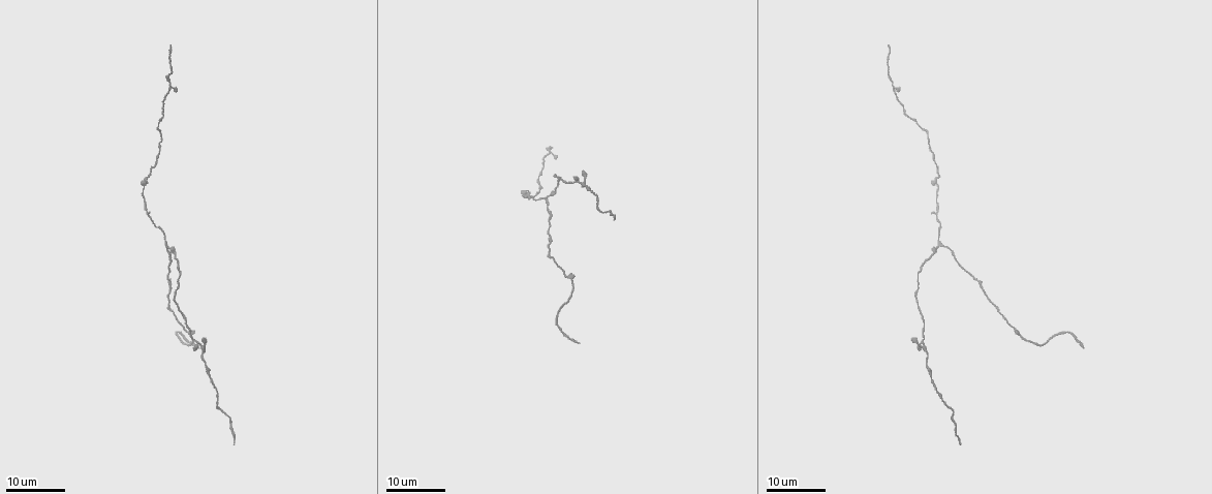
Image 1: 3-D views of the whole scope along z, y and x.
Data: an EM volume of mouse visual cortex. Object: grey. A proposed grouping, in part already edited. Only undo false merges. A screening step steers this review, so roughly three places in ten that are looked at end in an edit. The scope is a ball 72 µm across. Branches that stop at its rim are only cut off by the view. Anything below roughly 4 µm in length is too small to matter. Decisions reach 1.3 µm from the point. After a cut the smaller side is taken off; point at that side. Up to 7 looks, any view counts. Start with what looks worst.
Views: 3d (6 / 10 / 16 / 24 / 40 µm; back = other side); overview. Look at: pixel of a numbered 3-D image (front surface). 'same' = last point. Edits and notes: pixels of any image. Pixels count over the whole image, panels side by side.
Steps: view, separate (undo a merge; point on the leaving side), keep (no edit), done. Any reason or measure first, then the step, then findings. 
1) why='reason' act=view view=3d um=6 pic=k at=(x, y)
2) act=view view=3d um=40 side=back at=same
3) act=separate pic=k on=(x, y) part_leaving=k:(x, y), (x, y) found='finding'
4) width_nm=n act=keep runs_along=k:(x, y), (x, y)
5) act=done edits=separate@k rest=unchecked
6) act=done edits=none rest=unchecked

why='two arms in line, one across' act=view view=3d um=16 pic=1 at=(195, 340)

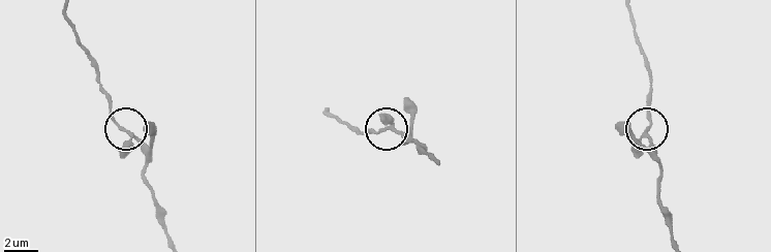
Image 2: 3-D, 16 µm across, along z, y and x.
act=view view=3d um=10 pic=2 at=(388, 128)

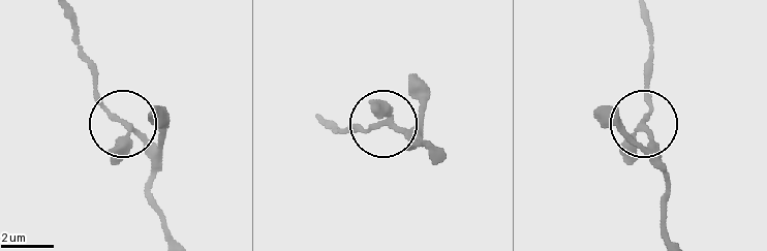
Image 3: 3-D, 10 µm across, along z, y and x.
act=view view=3d um=6 pic=3 at=(124, 125)

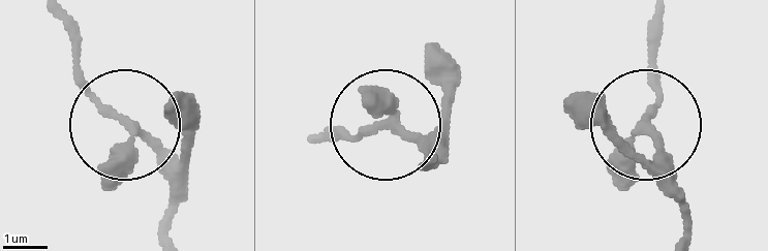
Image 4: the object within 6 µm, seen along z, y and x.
act=keep runs_along=4:(57, 20), (90, 86), (186, 193) found='all the same neuron'

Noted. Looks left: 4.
why='calibre changes' act=view view=3d um=24 pic=1 at=(892, 84)

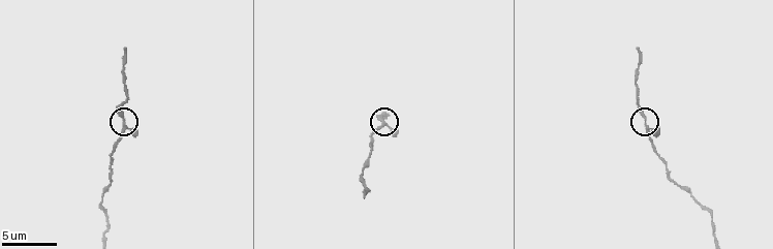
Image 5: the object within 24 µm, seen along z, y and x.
act=view view=3d um=10 pic=5 at=(386, 122)

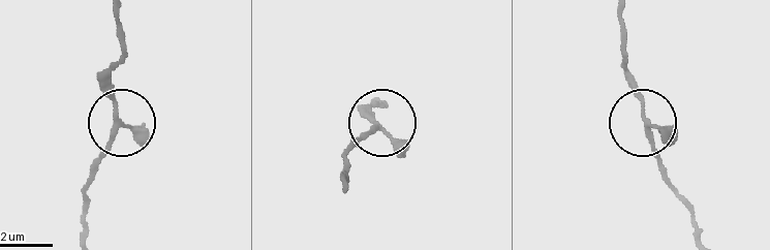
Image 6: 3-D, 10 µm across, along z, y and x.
arms=3 act=keep runs_along=6:(82, 230), (87, 184), (120, 124), (109, 66) found='one neuron here'

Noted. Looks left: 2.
act=view view=3d um=24 pic=1 at=(935, 219)

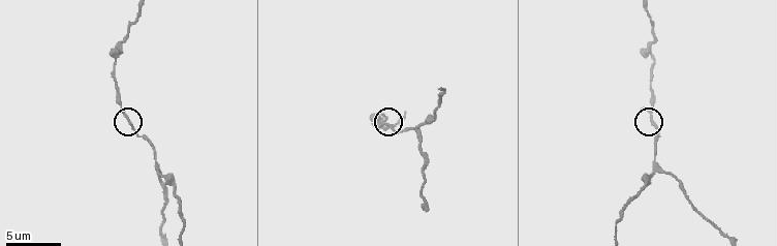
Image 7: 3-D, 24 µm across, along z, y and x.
act=view view=3d um=6 pic=7 at=(386, 122)

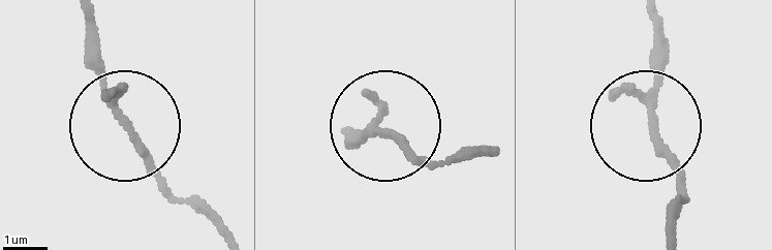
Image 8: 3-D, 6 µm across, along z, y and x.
width_nm=150 act=keep runs_along=8:(222, 231), (178, 197), (119, 108), (93, 24) found='one neuron here'

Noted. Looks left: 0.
act=done edits=none rest=unchecked

